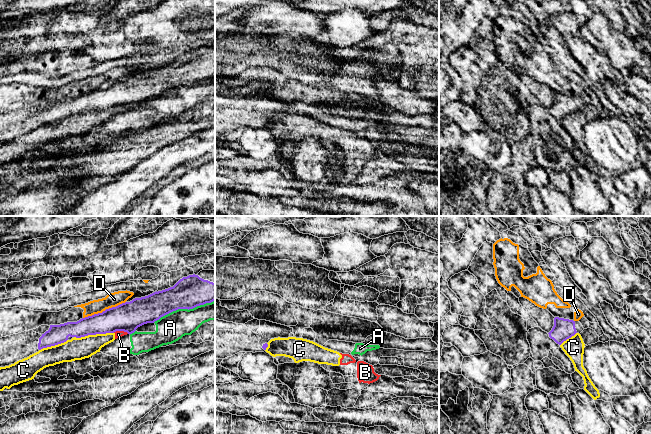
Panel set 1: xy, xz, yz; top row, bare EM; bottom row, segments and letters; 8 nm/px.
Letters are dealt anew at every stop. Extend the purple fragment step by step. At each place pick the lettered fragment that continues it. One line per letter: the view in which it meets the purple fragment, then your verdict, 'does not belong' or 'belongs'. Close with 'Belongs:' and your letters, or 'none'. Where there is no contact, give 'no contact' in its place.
A: contact in xy; does not belong
B: contact in xy; does not belong
C: contact in xy; does not belong
D: contact in xy; does not belong
Belongs: none

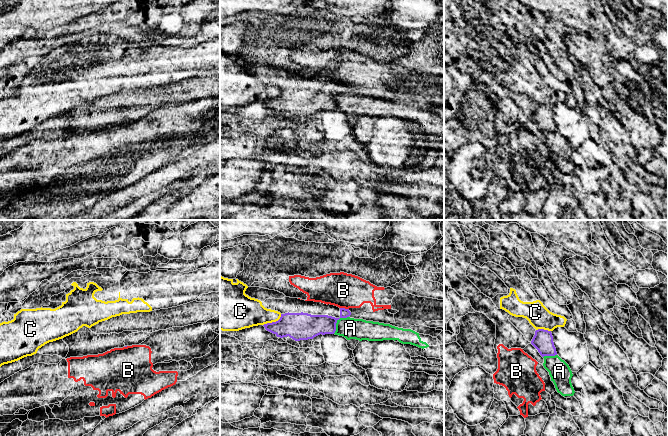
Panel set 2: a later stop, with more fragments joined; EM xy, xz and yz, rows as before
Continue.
A: contact in xz; does not belong
B: contact in xz; does not belong
C: contact in xz; does not belong
Belongs: none

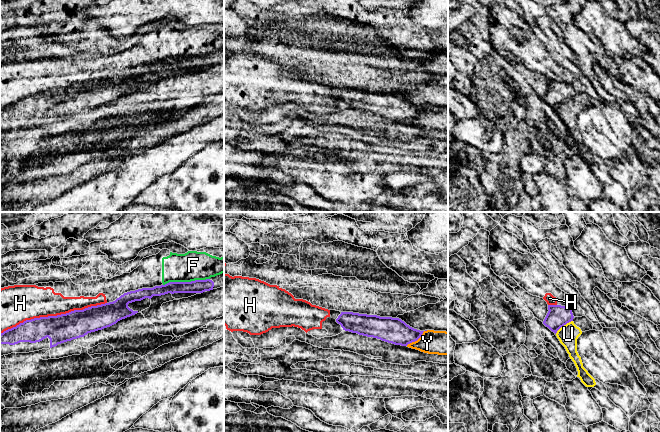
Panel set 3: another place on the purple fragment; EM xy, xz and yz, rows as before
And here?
F: contact in xy; does not belong
H: contact in xy; does not belong
U: contact in yz; does not belong
Y: contact in xz; does not belong
Belongs: none

